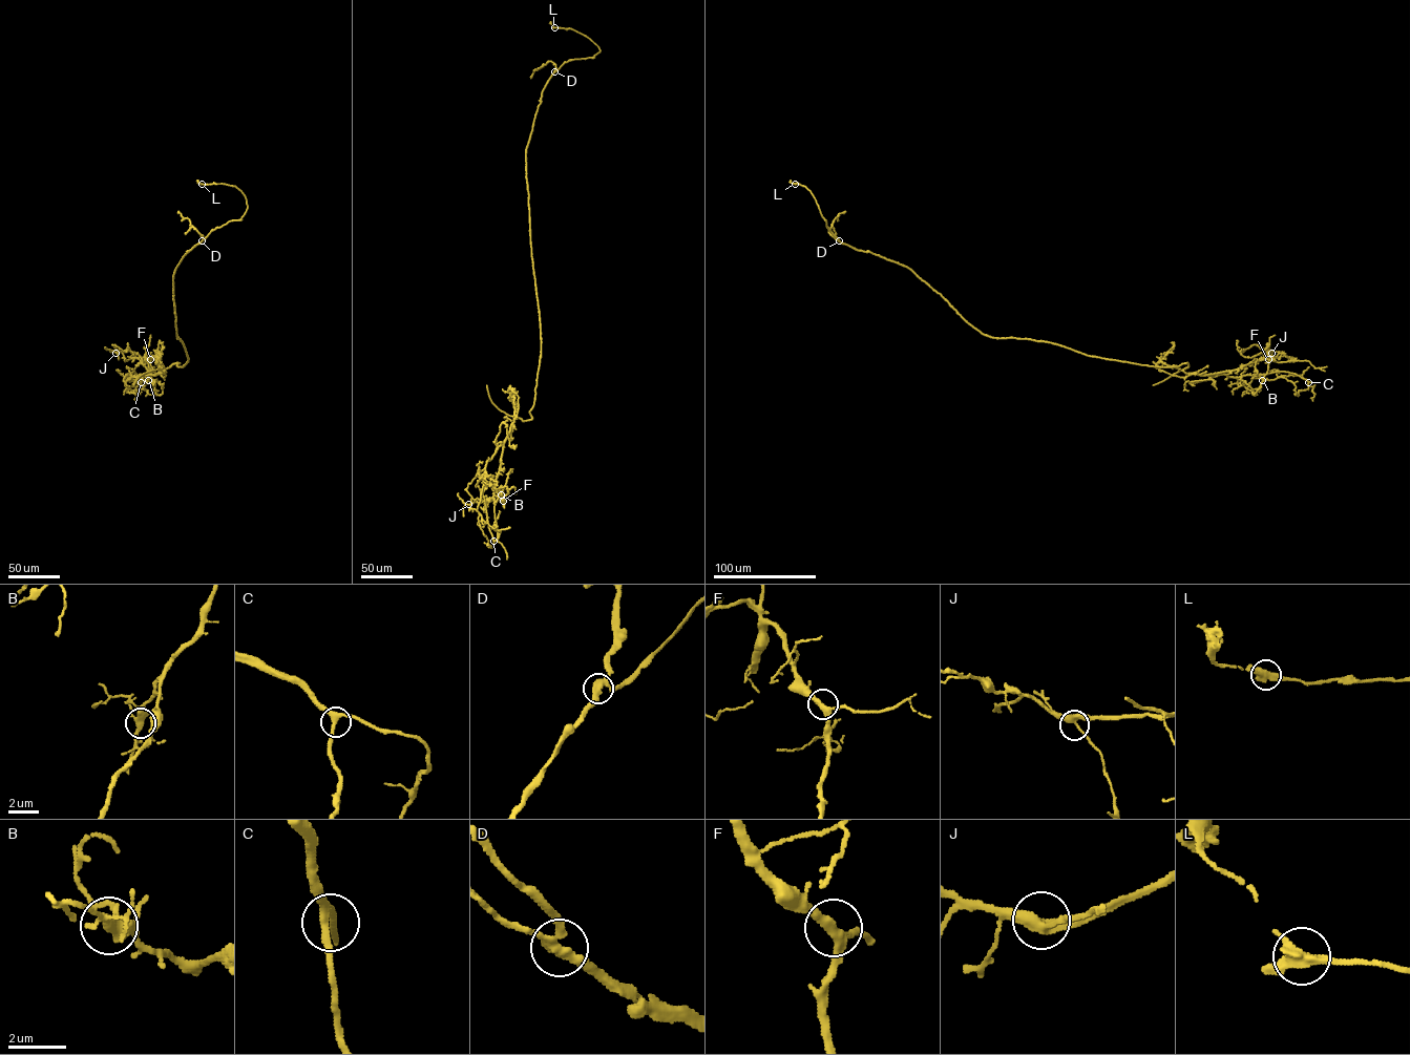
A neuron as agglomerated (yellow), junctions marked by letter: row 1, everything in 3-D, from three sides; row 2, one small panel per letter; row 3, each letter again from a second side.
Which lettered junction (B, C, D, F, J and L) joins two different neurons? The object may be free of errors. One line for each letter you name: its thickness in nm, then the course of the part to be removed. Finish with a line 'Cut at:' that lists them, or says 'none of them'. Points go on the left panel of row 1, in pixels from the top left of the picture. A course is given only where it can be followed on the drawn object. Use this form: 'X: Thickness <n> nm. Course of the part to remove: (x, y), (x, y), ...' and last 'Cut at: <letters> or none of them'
Cut at: none of them

